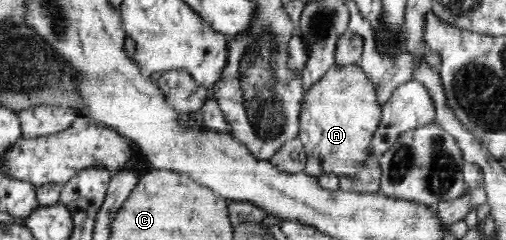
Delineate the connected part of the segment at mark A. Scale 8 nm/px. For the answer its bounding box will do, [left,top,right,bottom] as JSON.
[298,63,381,178]

